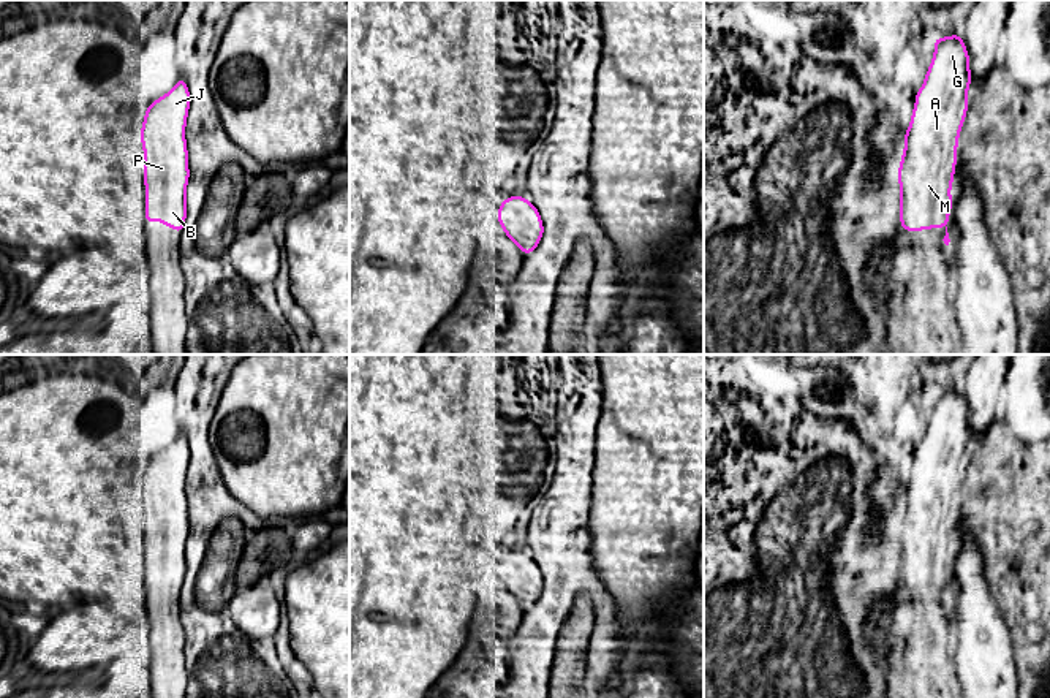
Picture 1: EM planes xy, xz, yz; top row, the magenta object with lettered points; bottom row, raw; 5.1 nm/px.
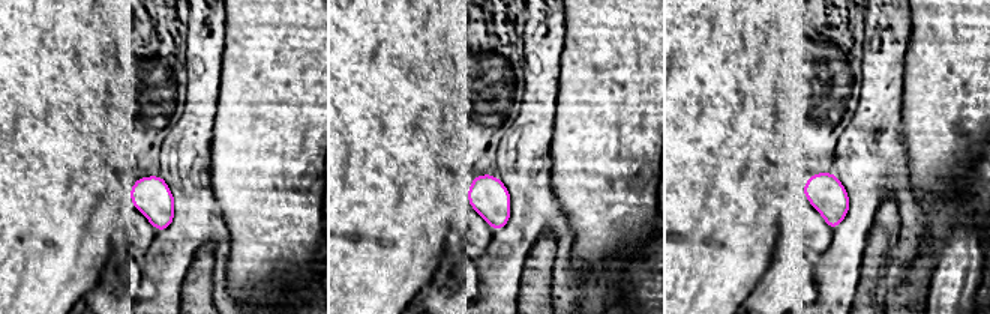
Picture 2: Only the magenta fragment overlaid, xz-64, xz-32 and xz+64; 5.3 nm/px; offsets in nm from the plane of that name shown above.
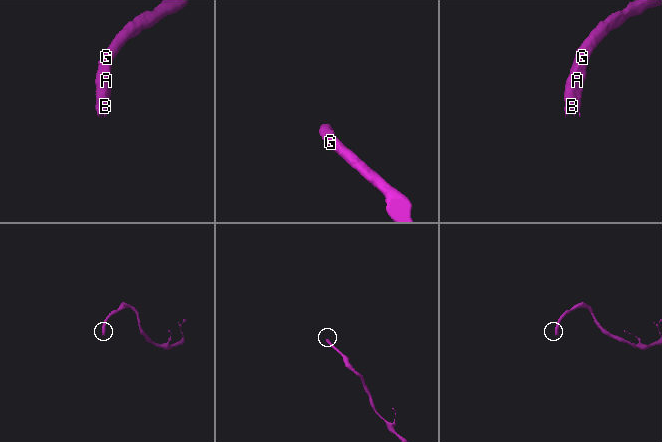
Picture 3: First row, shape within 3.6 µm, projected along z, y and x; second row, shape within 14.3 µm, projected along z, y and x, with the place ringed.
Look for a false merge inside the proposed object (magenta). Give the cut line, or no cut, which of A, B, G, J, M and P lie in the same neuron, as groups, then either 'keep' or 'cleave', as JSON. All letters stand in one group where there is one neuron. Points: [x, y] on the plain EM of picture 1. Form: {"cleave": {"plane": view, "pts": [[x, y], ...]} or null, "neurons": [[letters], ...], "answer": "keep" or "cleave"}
{"cleave": null, "neurons": [["A", "B", "G", "J", "M", "P"]], "answer": "keep"}

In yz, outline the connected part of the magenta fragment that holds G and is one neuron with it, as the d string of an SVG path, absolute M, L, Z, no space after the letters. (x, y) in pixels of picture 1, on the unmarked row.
M961 391L935 393L935 410L916 448L898 522L903 586L944 581L946 600L950 597L946 581L952 562L950 540L969 438L969 412Z

